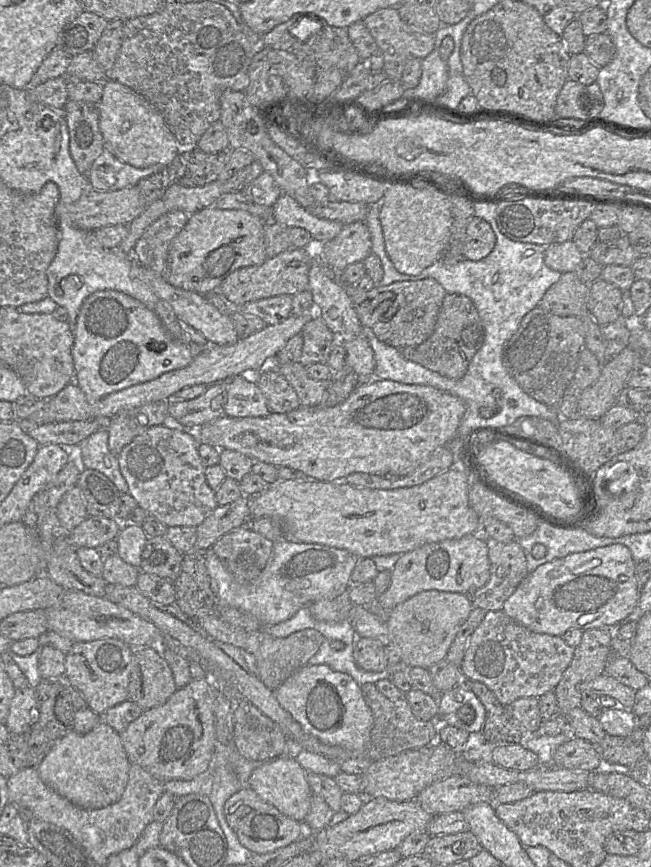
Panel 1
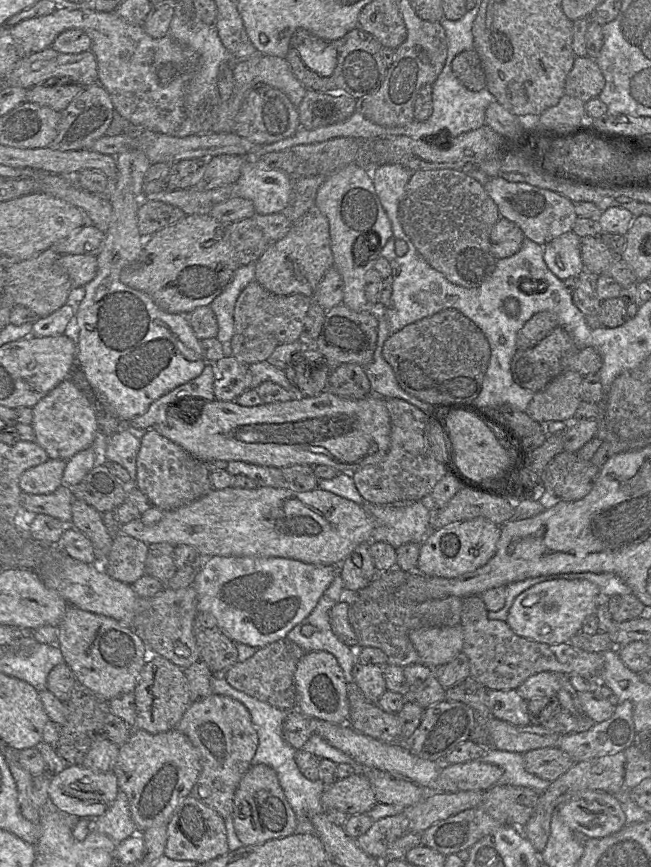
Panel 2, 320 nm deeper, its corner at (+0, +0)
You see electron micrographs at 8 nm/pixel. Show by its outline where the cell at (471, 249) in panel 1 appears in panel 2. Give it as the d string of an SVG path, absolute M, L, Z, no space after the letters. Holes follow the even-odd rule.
M500 217L491 230L491 253L498 260L511 257L521 249L524 238L516 223Z

